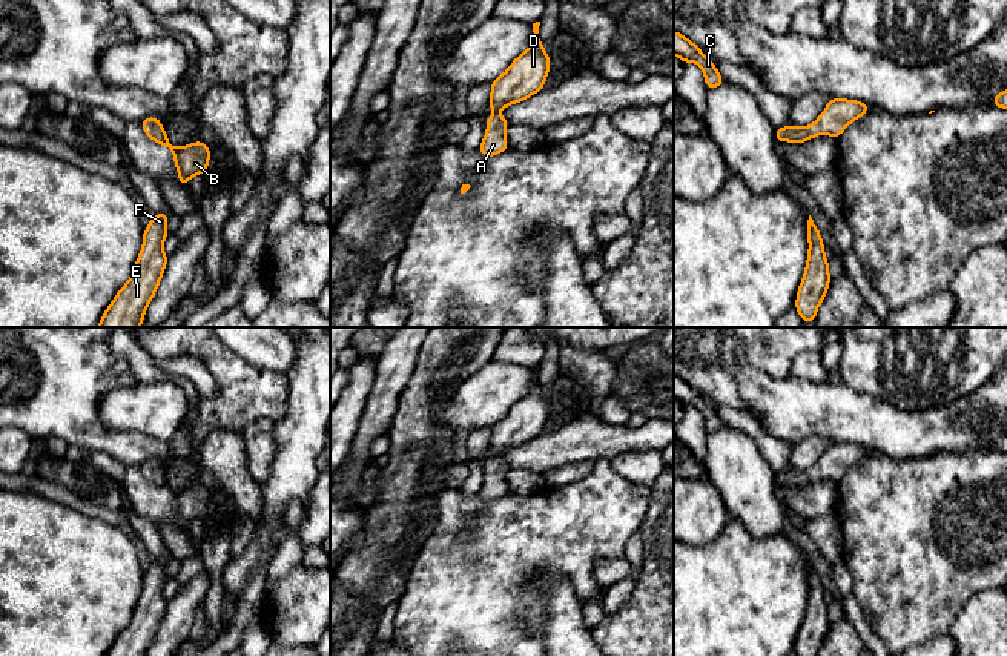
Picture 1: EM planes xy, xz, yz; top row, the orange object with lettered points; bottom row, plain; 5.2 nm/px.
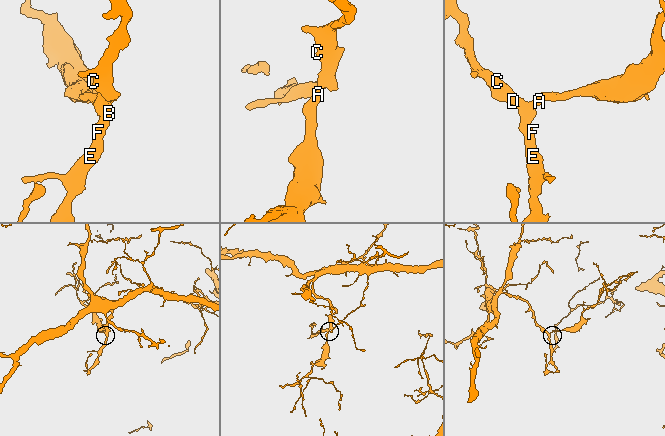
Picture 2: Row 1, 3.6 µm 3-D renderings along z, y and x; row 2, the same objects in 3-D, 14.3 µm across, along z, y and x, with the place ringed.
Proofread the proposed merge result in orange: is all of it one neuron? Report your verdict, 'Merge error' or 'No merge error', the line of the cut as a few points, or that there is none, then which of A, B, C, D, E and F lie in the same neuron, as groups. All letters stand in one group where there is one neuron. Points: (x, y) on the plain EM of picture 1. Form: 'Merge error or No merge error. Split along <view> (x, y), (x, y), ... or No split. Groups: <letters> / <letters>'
No merge error. No split. Groups: A B C D E F

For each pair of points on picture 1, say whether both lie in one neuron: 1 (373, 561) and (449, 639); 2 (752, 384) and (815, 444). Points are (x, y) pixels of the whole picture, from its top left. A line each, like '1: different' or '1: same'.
1: different
2: different

